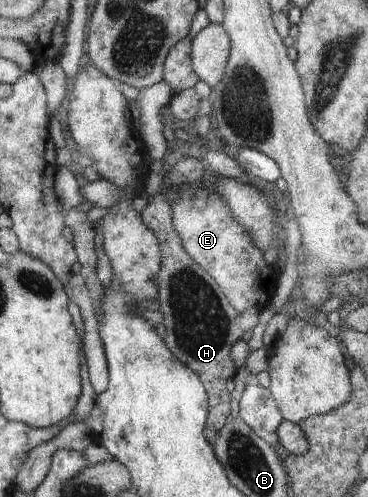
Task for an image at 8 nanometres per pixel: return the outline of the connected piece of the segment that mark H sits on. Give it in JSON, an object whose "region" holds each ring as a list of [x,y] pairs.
{"region":[[[163,192],[147,204],[141,215],[143,224],[155,235],[161,249],[156,281],[159,311],[163,314],[163,326],[167,328],[164,343],[176,359],[186,364],[201,379],[209,405],[205,427],[219,432],[230,416],[230,390],[226,384],[238,372],[229,355],[230,348],[241,340],[247,330],[251,332],[257,326],[260,309],[251,307],[248,312],[239,314],[215,279],[187,254],[172,223],[171,197],[165,196]]]}

